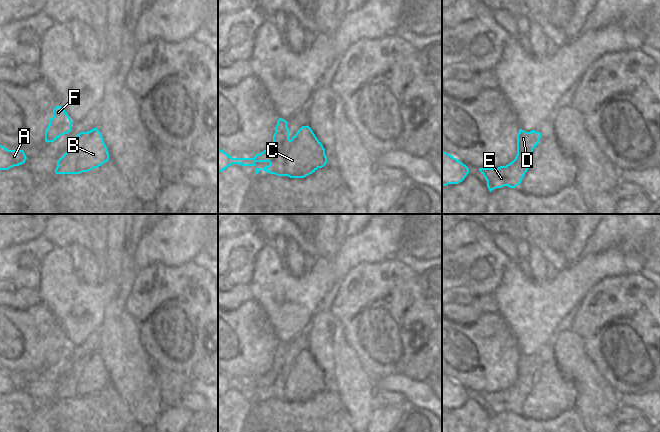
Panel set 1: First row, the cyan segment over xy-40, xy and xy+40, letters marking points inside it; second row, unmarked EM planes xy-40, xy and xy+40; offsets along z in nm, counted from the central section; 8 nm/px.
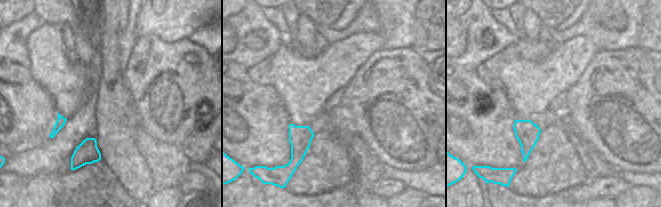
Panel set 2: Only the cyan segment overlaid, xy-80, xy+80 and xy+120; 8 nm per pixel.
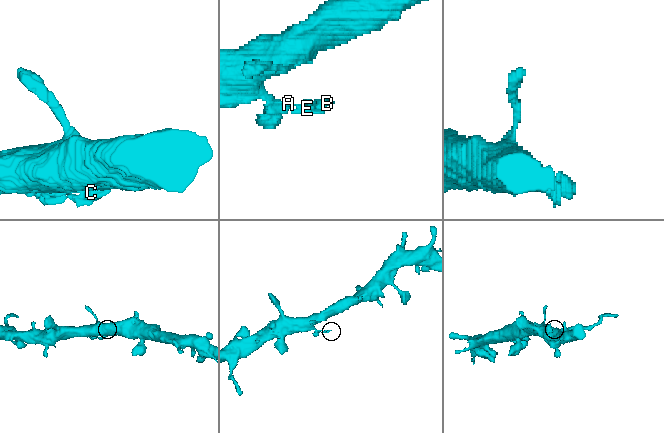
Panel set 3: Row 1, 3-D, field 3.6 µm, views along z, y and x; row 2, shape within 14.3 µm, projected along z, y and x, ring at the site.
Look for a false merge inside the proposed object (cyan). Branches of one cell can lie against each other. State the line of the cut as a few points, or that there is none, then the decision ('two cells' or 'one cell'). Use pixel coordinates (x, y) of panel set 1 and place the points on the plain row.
no cut | one cell

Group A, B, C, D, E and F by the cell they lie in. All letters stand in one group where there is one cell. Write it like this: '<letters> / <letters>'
A B C D E F

